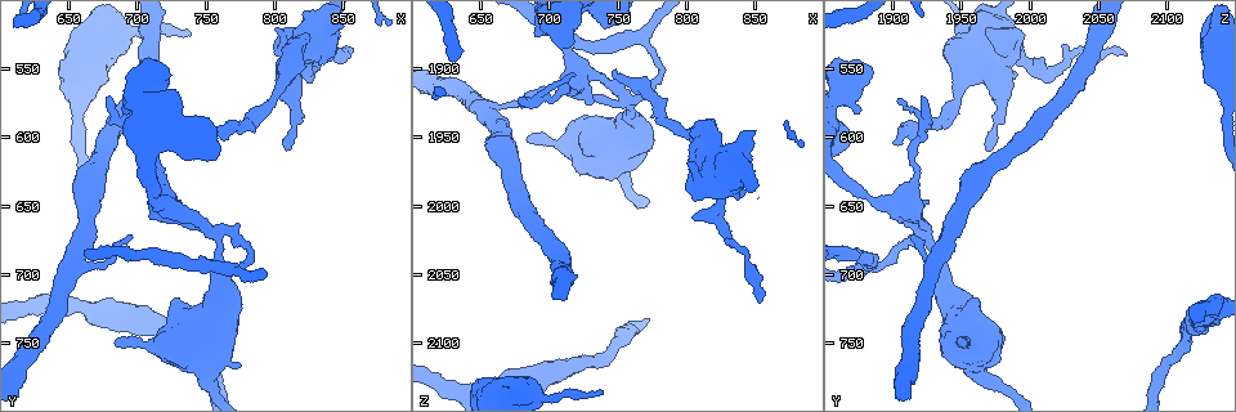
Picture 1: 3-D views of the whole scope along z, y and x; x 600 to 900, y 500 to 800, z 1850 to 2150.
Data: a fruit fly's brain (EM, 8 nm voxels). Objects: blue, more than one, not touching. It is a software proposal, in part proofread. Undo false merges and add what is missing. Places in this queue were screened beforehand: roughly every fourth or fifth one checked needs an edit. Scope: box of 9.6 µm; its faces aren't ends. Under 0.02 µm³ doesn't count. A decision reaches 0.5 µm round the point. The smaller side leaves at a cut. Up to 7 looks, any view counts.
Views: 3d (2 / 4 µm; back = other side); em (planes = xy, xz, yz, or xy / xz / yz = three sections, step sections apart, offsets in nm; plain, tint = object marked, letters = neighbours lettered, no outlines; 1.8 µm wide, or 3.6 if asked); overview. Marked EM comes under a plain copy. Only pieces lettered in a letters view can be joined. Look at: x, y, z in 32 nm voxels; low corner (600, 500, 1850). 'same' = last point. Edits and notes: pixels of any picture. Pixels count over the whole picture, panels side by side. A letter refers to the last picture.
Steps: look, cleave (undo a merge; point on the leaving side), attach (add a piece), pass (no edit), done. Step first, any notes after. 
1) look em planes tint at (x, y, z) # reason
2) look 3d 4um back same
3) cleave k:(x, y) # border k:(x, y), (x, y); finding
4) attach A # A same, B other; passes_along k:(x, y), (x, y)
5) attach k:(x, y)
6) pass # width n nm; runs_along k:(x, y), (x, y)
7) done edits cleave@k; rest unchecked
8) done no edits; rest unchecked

look em planes tint at (762, 704, 1938) # sudden change in width

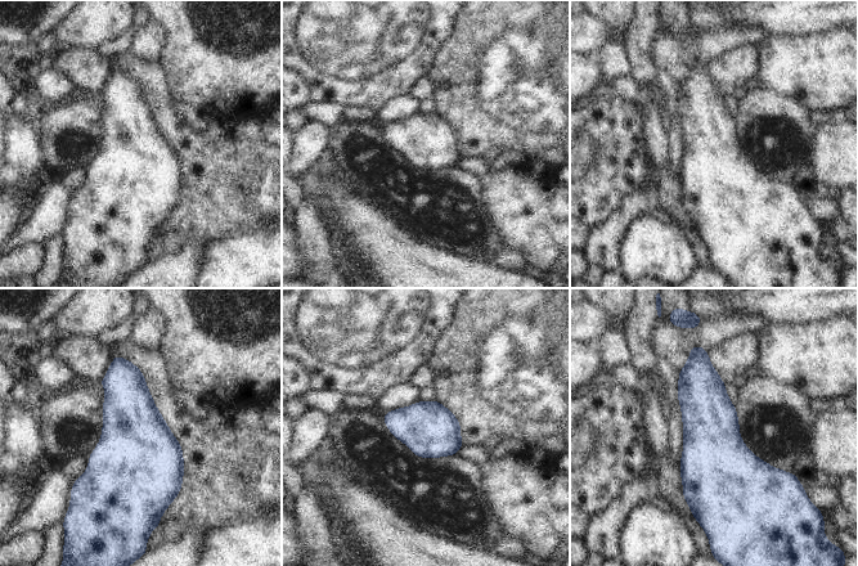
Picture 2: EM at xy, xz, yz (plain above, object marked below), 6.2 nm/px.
look em planes letters same

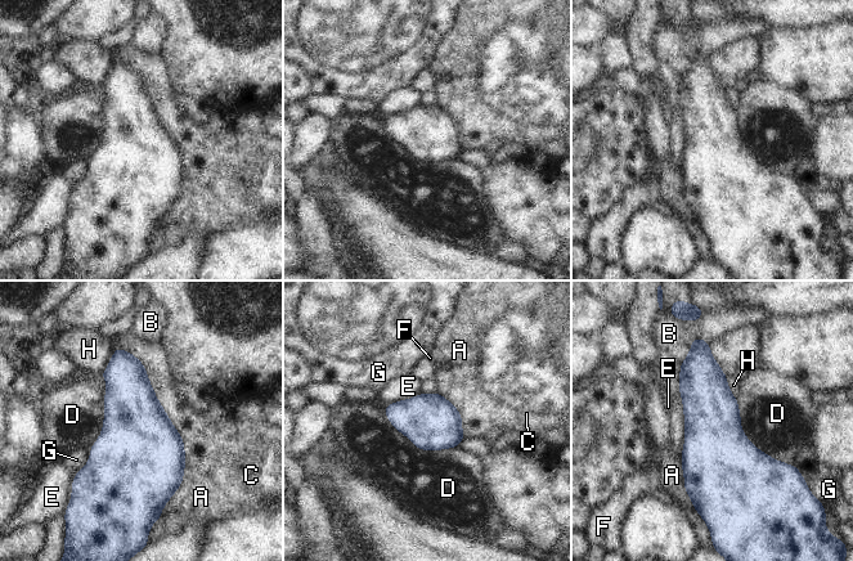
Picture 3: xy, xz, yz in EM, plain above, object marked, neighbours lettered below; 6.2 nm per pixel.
pass # A other, B other, C other, D other, E other, F other, G other, H other; border 3:(735, 398), (745, 436), (794, 465); continuous, no second neuron

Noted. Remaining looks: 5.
look 3d 4um at (714, 550, 1886) # thick end

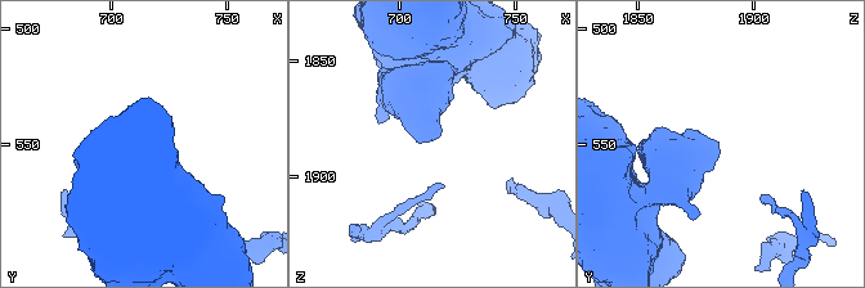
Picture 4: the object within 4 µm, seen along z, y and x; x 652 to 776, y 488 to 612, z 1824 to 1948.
look em 3.6um xz step 4 letters at (713, 550, 1884)

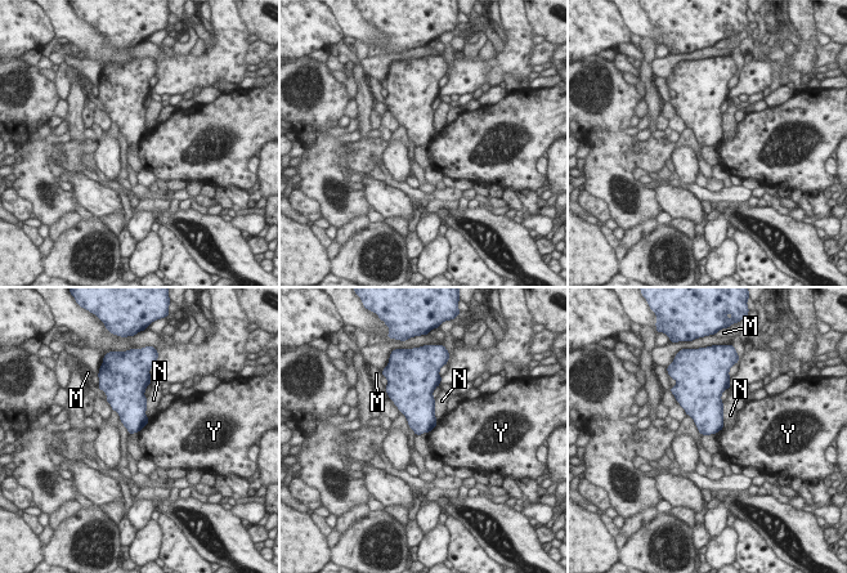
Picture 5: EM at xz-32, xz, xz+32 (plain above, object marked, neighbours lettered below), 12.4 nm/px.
look em 3.6um planes letters same # another direction

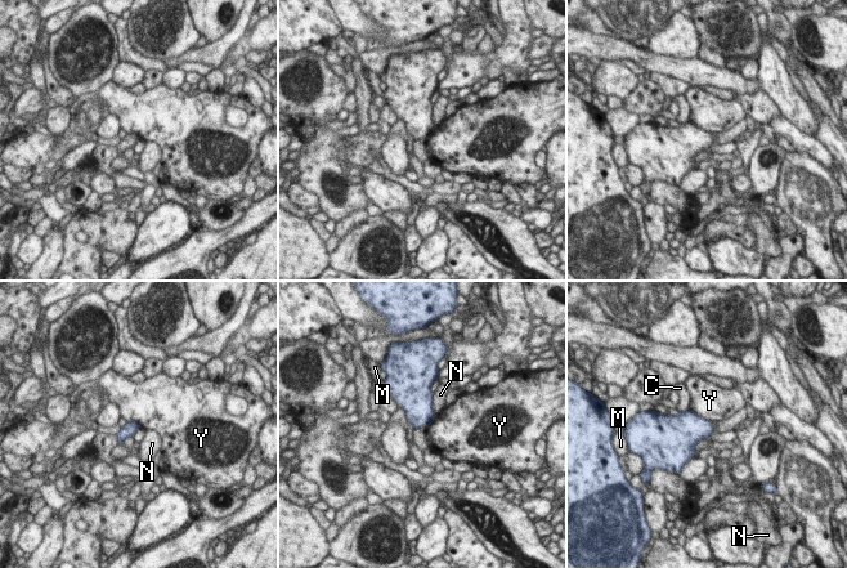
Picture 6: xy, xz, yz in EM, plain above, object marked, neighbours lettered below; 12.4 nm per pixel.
pass # longest_contact Y 340 nm; C other, M other, N other, Y other; no lettered piece goes on from it

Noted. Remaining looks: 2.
look 3d 2um at (680, 568, 1922)

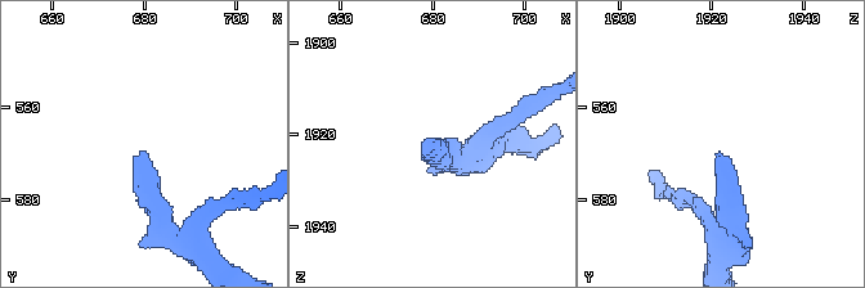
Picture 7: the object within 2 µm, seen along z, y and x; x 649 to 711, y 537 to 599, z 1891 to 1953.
look em planes letters at (679, 570, 1921) # need the tissue

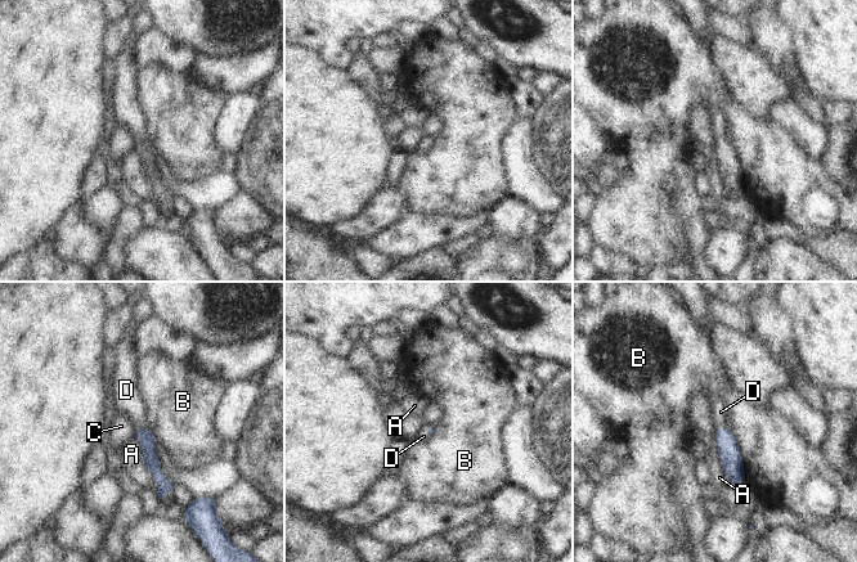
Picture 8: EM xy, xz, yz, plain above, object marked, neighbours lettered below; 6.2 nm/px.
attach D # A other, B other, C other, D same; it goes on there

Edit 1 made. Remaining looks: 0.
done edits attach@8; rest unchecked

